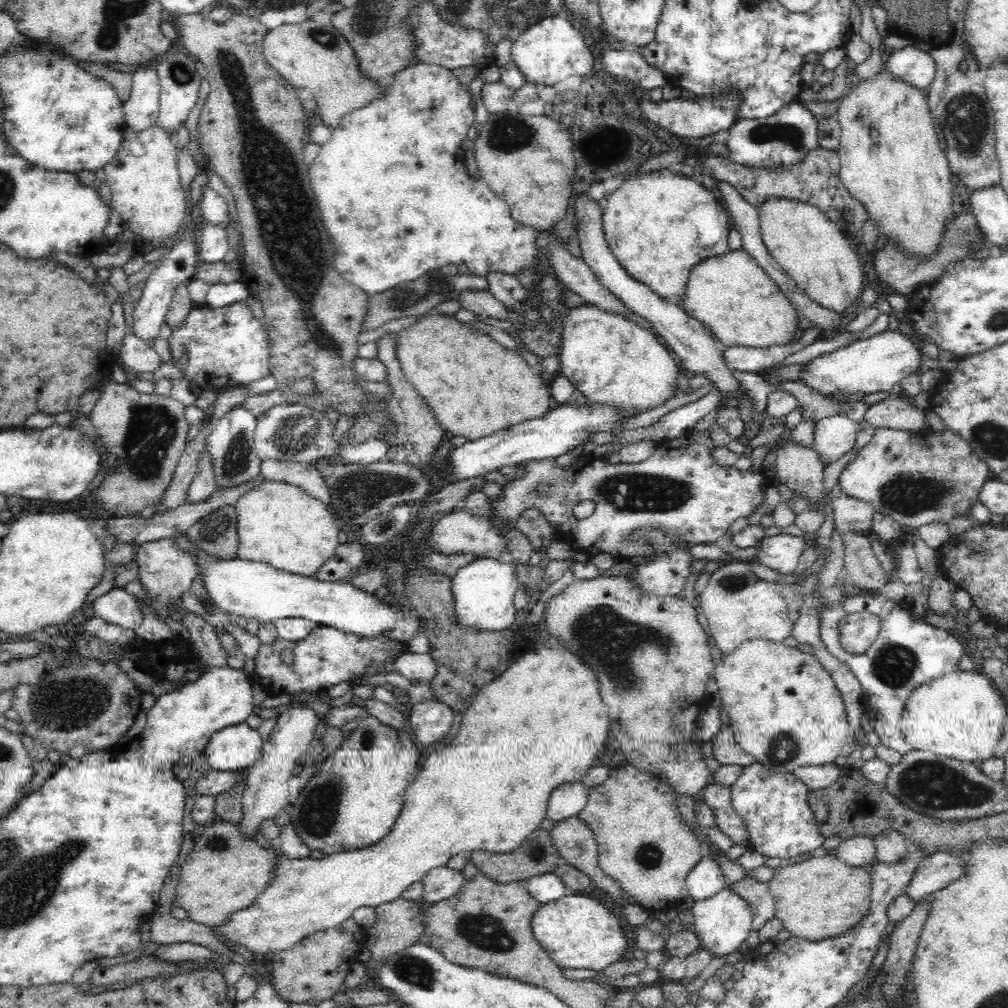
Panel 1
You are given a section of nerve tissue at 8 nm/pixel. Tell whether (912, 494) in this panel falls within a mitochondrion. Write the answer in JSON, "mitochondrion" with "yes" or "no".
{"mitochondrion":"yes"}

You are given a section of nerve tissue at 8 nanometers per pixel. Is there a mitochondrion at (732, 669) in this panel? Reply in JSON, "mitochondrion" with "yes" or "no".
{"mitochondrion":"no"}

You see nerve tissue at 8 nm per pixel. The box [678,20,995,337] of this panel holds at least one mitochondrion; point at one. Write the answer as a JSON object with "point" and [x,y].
{"point":[967,120]}

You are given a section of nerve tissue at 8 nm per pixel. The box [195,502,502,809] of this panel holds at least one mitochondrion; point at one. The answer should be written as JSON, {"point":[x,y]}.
{"point":[212,526]}

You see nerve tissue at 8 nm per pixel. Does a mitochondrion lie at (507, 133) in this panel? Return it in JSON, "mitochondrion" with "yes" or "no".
{"mitochondrion":"yes"}

